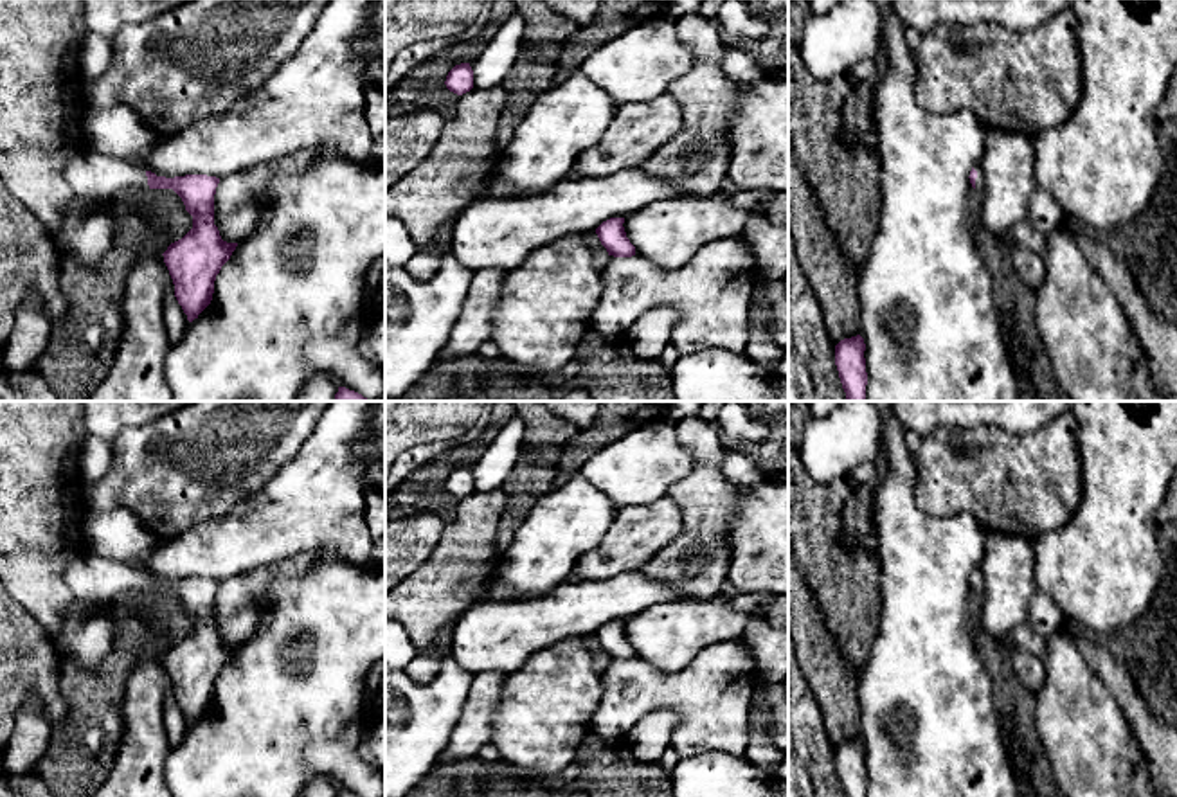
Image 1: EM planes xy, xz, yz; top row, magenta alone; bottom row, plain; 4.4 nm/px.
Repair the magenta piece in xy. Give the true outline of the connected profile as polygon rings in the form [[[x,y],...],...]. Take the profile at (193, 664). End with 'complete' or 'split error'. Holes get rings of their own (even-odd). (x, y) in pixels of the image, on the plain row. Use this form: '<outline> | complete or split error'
[[[83,552],[65,569],[76,599],[112,604],[119,596],[173,592],[193,619],[193,631],[162,657],[175,687],[175,700],[193,725],[211,707],[214,684],[238,646],[221,642],[214,628],[214,597],[220,581],[207,578],[157,579],[142,567],[122,565]]] | split error

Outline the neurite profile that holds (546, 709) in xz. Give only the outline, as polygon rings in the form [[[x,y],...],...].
[[[583,637],[560,640],[533,653],[524,666],[508,675],[497,712],[493,716],[491,745],[499,759],[531,770],[535,775],[549,777],[565,770],[576,761],[578,748],[592,734],[592,720],[603,698],[603,673],[596,669],[594,657]]]

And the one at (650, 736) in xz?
[[[653,711],[641,716],[623,741],[637,763],[659,763],[671,748],[671,736],[680,721],[673,711]]]

